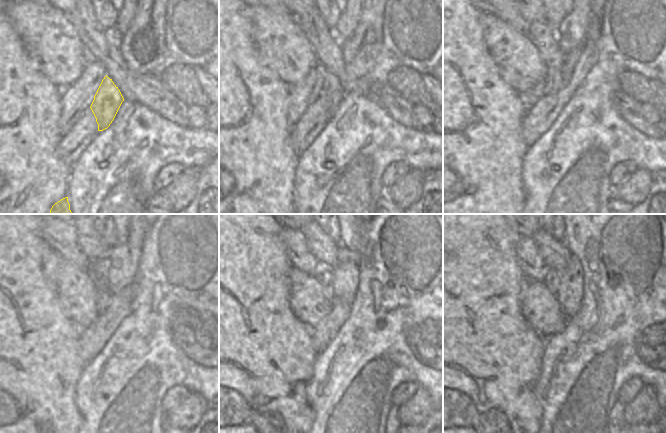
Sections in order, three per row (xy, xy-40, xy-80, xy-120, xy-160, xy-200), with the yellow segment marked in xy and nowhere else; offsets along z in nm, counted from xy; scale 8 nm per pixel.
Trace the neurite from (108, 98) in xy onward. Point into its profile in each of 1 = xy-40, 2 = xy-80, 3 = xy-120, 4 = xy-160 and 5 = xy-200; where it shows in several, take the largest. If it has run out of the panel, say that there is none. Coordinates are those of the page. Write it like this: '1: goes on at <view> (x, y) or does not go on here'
1: goes on at xy-40 (331, 94)
2: goes on at xy-80 (553, 81)
3: goes on at xy-120 (104, 297)
4: goes on at xy-160 (324, 276)
5: goes on at xy-200 (551, 280)

